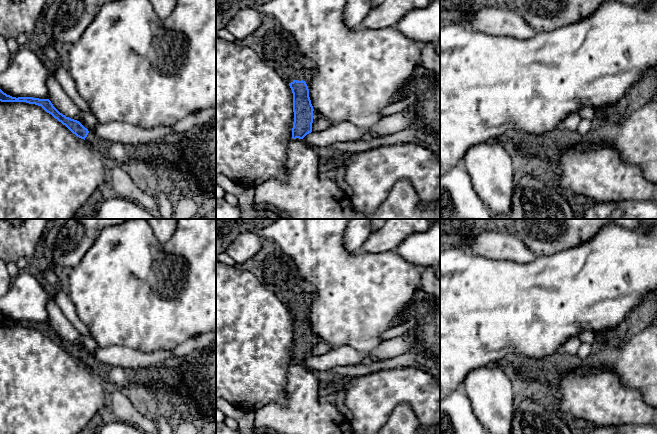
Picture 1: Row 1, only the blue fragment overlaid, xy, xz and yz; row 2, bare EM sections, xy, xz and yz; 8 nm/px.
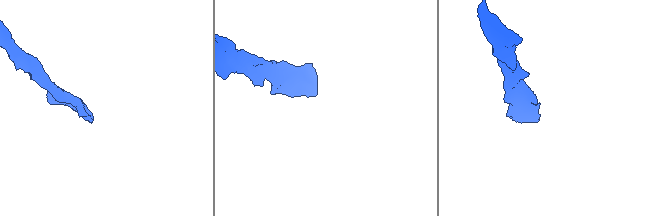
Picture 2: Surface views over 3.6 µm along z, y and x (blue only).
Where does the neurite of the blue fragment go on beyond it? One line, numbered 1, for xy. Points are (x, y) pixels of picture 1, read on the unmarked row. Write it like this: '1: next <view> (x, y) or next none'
1: next none

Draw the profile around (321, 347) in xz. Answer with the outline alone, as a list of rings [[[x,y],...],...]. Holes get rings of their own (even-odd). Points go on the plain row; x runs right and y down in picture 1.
[[[320,340],[316,345],[313,345],[312,347],[312,356],[319,356],[327,353],[329,350],[331,350],[331,346]]]

